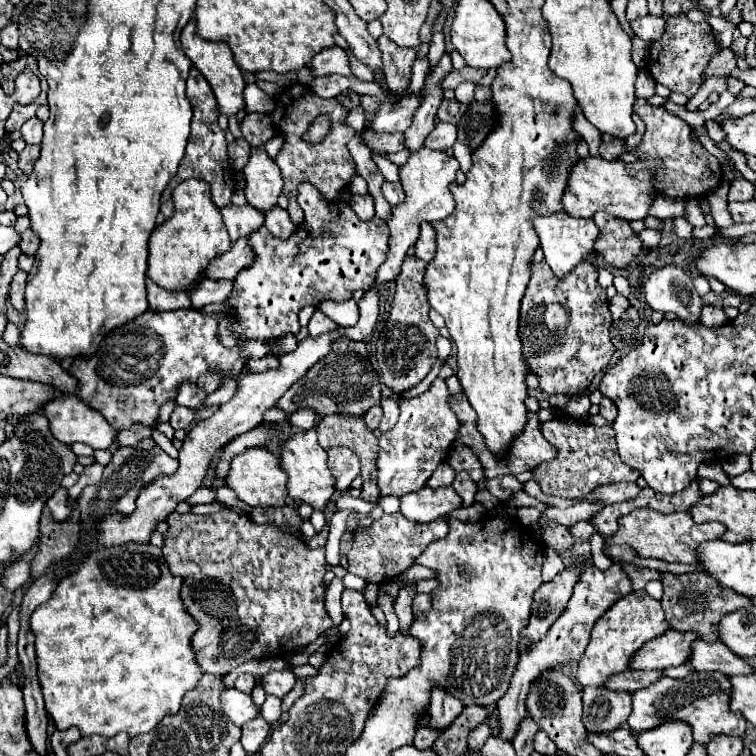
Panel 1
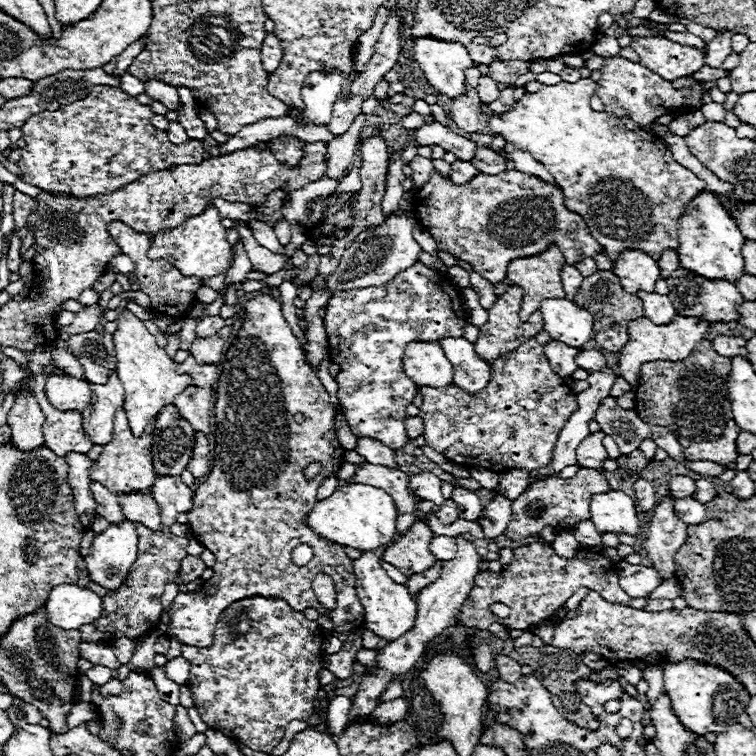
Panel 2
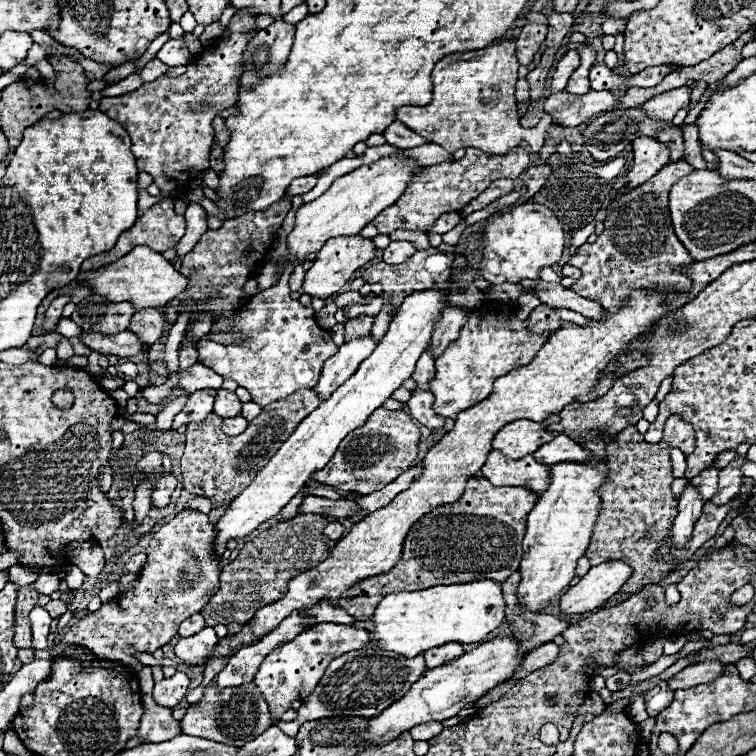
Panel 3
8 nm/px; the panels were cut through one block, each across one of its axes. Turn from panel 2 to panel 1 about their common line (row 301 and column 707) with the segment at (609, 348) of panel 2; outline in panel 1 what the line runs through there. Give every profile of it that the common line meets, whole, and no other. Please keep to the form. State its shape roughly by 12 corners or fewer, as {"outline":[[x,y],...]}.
{"outline":[[704,572],[664,574],[670,626],[720,638],[718,622],[750,598]]}

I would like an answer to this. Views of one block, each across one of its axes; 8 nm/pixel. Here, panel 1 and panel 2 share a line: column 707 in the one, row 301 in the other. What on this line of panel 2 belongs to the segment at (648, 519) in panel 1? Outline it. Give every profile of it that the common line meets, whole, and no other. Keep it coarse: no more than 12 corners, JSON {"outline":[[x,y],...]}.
{"outline":[[554,244],[512,260],[506,280],[524,290],[524,322],[544,298],[564,298],[564,256]]}

